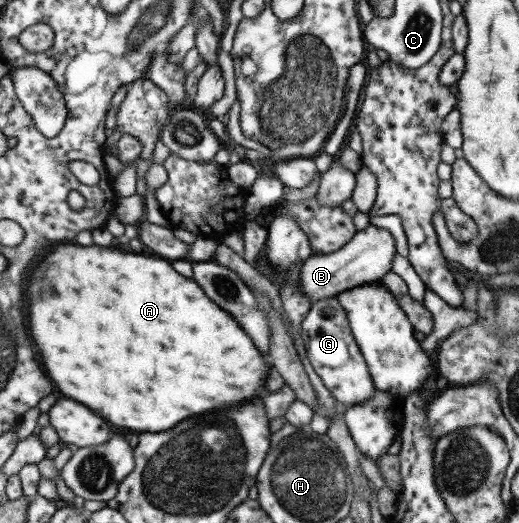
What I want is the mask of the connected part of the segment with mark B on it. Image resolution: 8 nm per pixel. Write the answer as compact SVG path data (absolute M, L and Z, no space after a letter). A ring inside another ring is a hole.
M369 224L366 229L357 231L340 249L306 258L298 273L301 289L311 303L336 297L339 292L381 279L390 270L394 252L396 249L391 234L386 229Z

